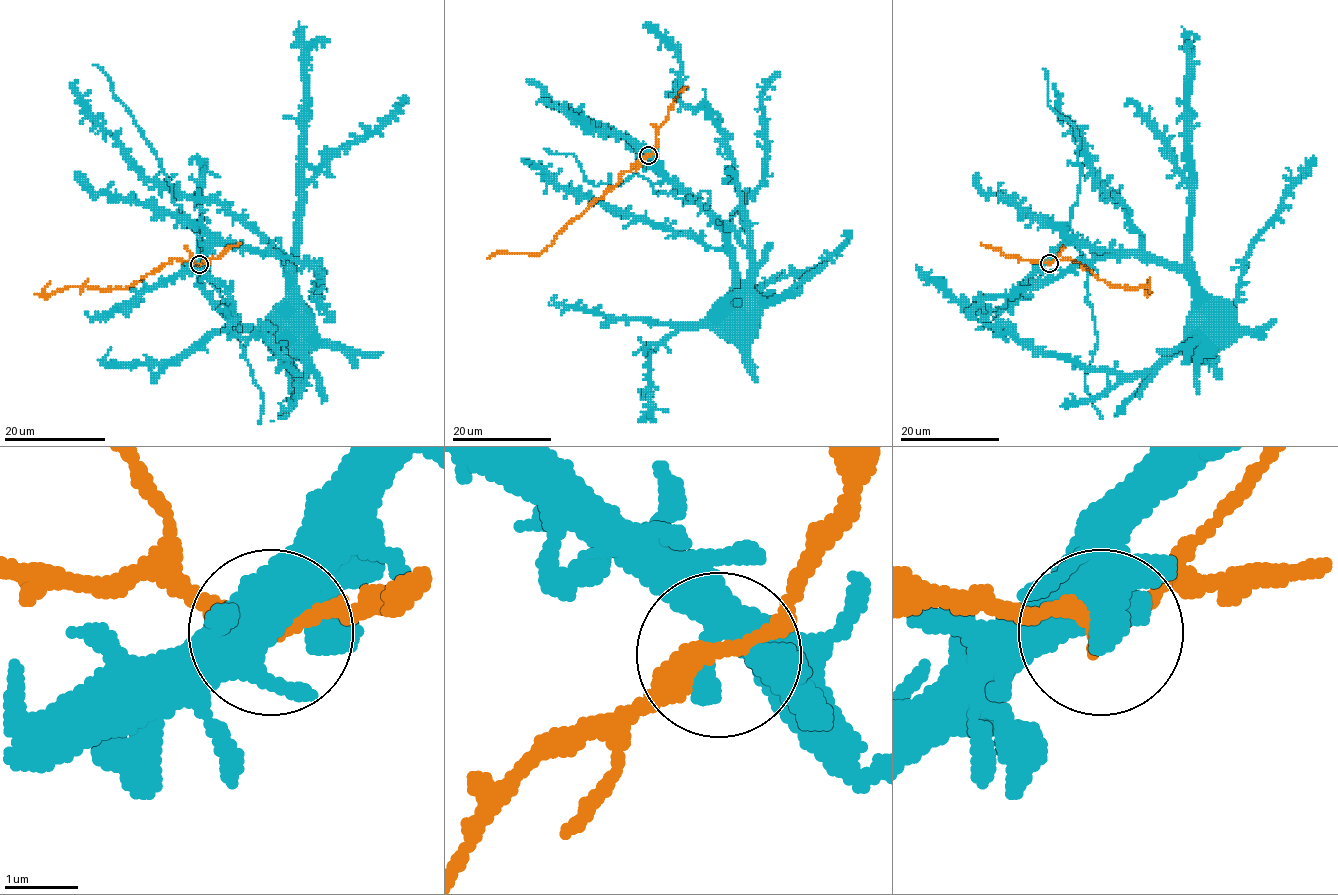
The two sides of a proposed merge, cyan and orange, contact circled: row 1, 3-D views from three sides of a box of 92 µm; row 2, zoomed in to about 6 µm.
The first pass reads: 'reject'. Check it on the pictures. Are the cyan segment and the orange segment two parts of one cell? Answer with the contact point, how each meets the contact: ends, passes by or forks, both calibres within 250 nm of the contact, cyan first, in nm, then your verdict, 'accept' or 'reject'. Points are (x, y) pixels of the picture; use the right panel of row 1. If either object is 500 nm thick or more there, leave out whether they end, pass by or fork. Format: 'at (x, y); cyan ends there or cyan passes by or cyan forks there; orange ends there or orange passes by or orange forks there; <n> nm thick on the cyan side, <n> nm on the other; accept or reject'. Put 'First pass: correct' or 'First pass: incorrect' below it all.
at (1049, 263); cyan passes by; orange passes by; 480 nm thick on the cyan side, 240 nm on the other; reject
First pass: correct

